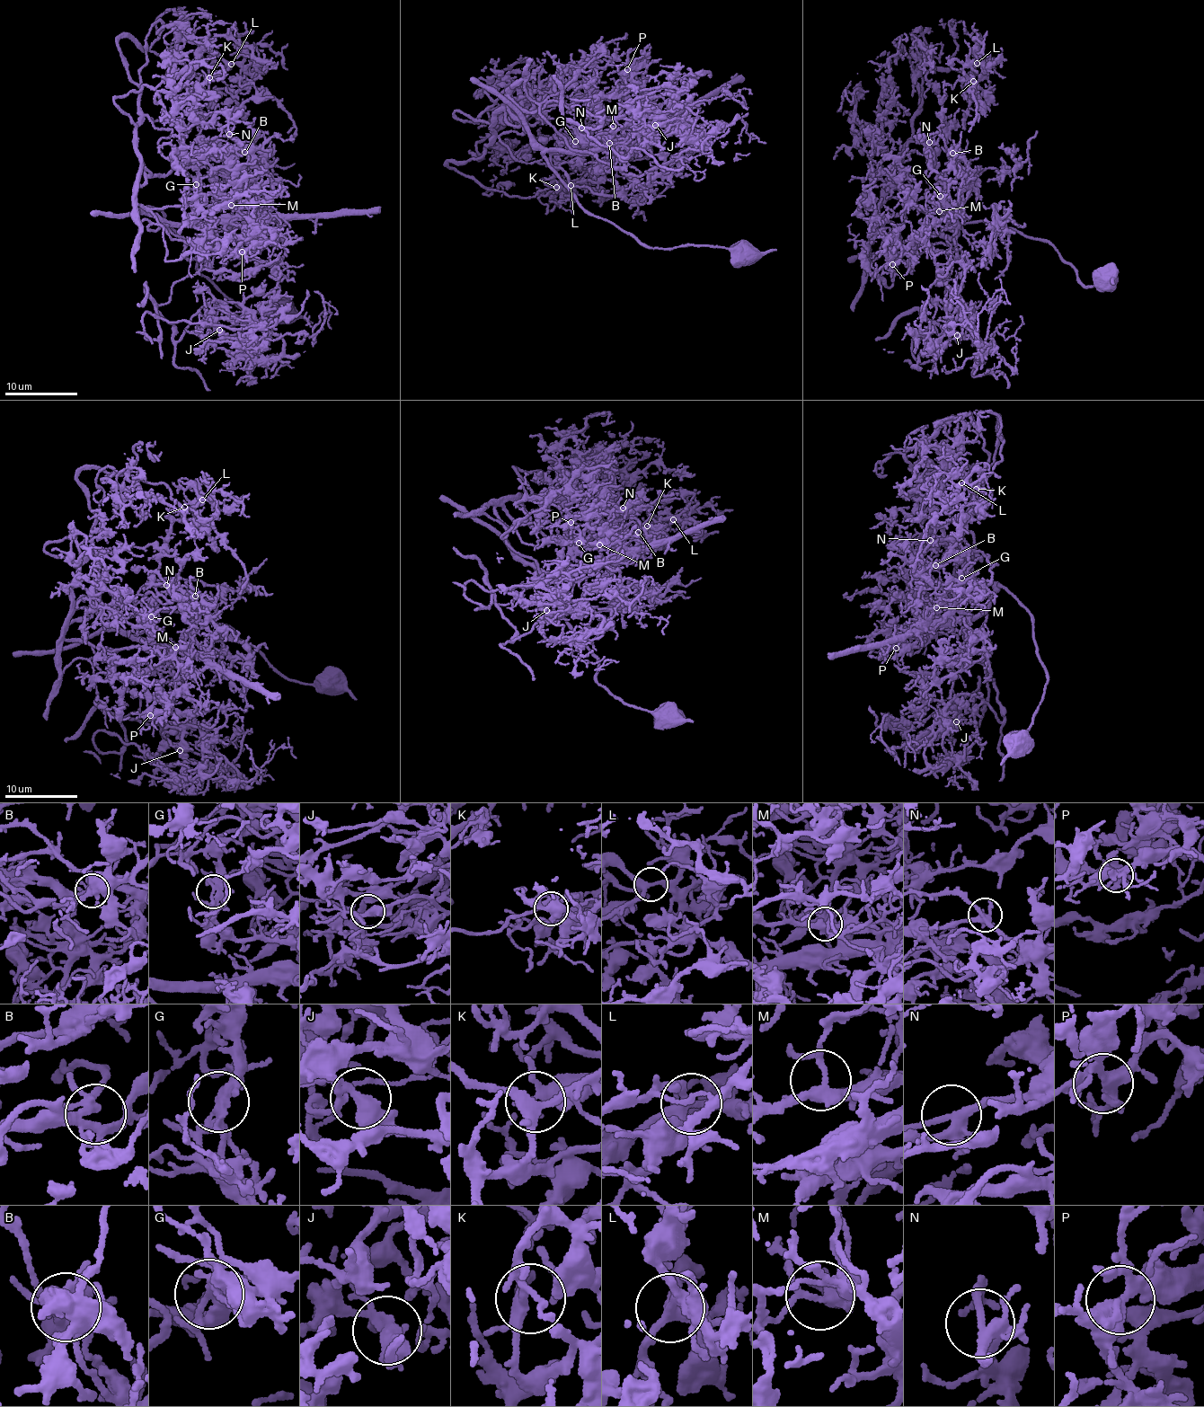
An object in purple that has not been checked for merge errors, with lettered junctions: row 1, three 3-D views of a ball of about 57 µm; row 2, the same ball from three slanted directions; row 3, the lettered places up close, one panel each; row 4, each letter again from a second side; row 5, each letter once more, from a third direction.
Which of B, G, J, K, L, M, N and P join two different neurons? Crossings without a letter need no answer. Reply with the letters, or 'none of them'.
G, J

